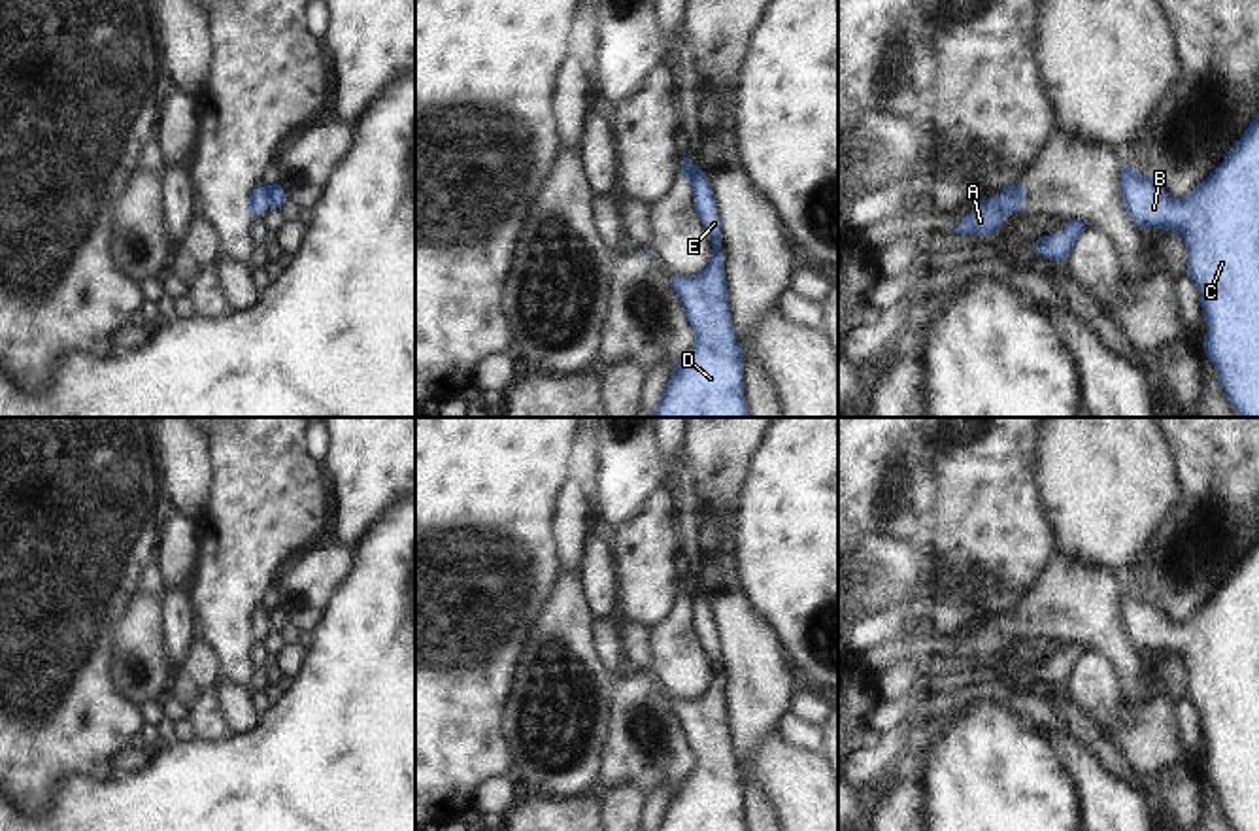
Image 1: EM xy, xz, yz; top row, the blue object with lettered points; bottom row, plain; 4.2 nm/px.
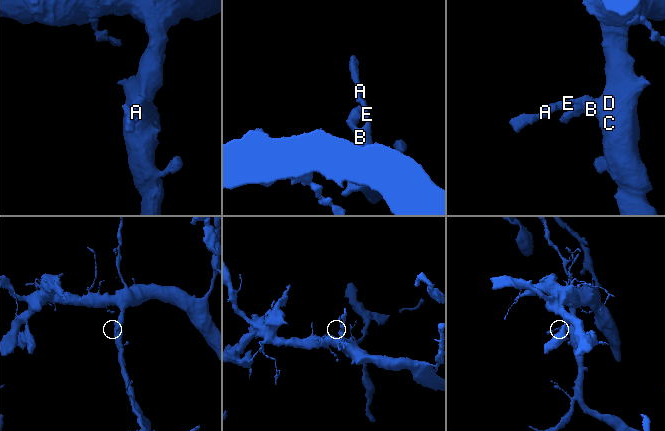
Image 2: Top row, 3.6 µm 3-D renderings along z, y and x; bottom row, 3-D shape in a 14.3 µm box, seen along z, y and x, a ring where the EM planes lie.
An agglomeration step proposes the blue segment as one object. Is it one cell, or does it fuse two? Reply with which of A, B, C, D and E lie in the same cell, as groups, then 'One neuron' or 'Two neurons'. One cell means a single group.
Groups: A / B C D E. Two neurons

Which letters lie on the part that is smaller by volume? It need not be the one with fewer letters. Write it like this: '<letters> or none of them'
A

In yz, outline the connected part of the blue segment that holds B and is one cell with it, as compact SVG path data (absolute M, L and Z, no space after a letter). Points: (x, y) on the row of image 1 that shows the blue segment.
M1259 113L1227 151L1225 161L1187 196L1172 198L1163 185L1123 164L1123 206L1138 227L1180 234L1187 270L1199 289L1206 321L1202 349L1238 417L1259 417Z

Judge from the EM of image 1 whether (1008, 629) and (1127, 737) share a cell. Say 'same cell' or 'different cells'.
different cells

